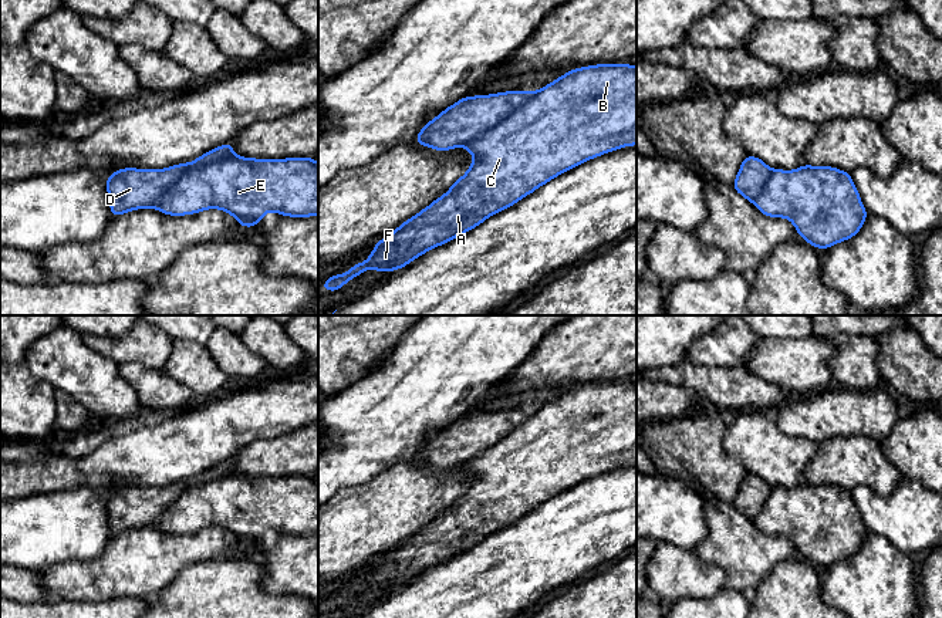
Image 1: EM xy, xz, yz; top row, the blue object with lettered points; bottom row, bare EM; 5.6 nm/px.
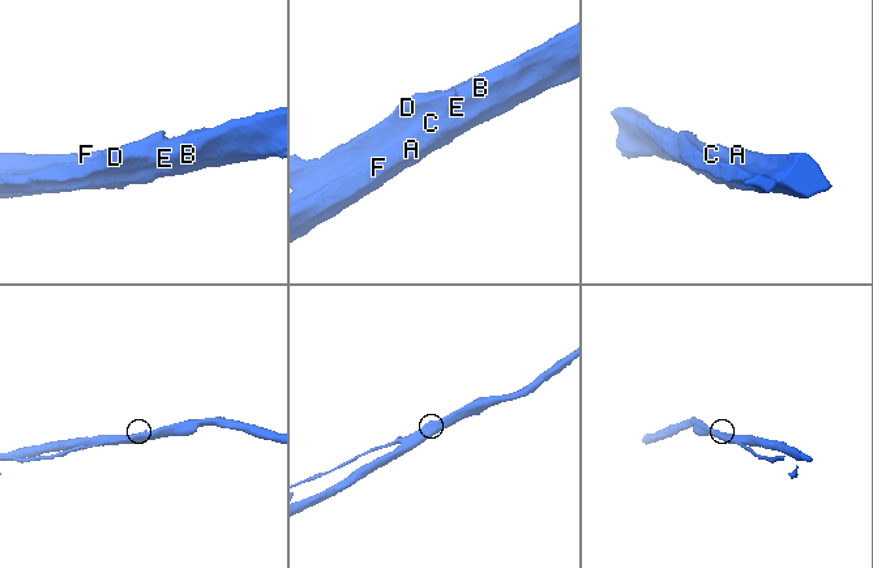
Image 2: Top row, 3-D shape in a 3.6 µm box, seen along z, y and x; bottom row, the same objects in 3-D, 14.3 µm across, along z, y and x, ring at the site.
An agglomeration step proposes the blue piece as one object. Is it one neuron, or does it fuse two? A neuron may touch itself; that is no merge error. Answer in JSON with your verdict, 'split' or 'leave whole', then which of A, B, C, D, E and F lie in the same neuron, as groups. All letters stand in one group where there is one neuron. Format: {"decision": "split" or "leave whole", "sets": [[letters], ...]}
{"decision": "split", "sets": [["A", "B", "C", "E", "F"], ["D"]]}

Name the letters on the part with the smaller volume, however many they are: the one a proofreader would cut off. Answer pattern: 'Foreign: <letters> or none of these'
Foreign: D

